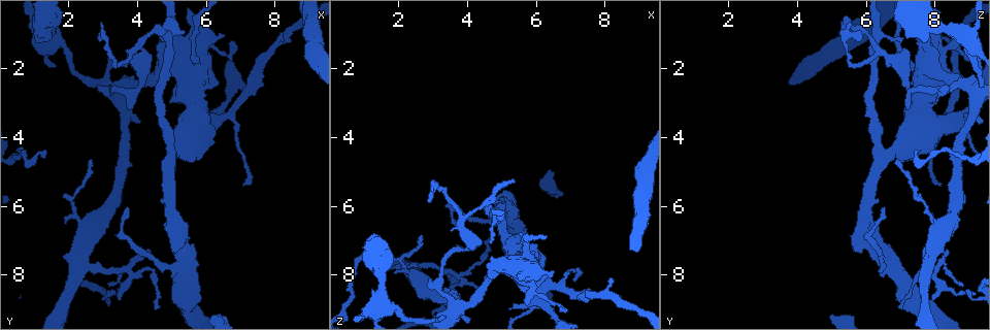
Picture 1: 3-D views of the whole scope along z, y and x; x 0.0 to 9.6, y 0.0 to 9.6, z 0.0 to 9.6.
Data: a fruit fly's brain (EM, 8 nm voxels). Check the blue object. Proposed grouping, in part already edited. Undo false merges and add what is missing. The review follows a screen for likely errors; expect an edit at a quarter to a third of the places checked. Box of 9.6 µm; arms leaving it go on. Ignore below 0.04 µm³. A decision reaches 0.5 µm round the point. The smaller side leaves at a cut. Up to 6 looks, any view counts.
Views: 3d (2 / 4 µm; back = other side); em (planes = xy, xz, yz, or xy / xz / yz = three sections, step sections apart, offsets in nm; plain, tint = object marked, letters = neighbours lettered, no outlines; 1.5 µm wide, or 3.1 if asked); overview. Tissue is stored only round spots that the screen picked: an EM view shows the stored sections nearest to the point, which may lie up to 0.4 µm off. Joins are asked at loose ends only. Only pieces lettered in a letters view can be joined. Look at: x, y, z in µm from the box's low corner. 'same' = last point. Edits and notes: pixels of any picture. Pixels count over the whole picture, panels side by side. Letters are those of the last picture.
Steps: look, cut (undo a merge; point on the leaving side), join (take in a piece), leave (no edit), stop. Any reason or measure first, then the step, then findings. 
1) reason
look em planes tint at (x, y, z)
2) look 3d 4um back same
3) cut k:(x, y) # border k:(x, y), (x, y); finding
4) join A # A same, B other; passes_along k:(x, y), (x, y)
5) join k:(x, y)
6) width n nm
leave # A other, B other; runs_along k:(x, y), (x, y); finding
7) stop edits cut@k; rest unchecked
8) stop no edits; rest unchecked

look em planes letters at (4.45, 7.30, 8.40)

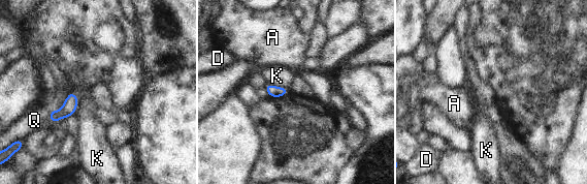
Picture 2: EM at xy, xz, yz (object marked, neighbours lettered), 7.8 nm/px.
longest_contact K 190 nm
leave # A other, D other, K other, Q other; no lettered piece goes on from it

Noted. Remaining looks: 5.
tapers out
look 3d 4um at (2.70, 4.70, 6.90)

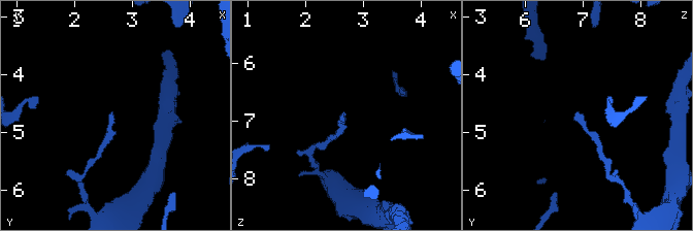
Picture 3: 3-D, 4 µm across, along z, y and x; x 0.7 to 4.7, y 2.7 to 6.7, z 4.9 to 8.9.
now the EM
look em planes plain at (2.65, 4.60, 6.90)

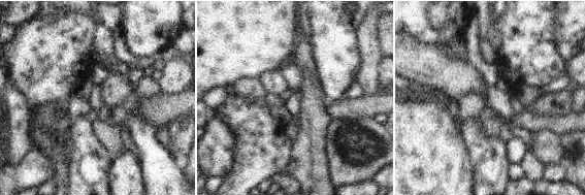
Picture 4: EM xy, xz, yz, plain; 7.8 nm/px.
look em planes letters same

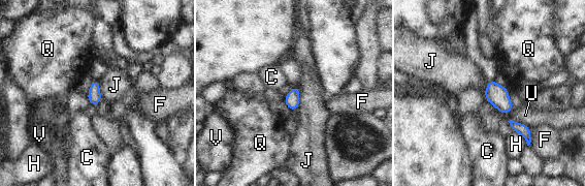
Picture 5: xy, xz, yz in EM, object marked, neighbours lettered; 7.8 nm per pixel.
width 100 nm
leave # C other, F other, H other, J other, Q other, U other, V other; border 5:(297, 86), (298, 106), (295, 110); no lettered piece goes on from it

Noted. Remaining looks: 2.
an open end
look 3d 4um at (3.75, 3.15, 7.20)

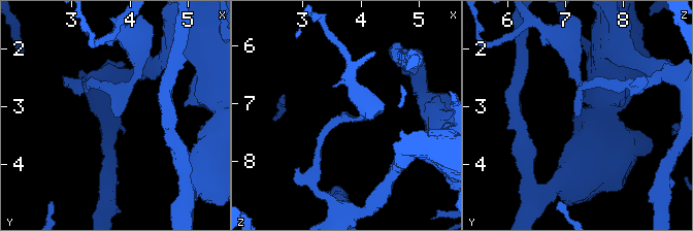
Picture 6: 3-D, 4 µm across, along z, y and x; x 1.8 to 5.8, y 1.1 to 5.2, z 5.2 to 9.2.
need the tissue
look em planes letters at (3.80, 3.20, 7.20)

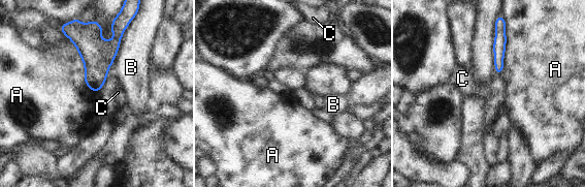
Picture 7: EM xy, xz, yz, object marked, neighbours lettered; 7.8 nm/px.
longest_contact A 380 nm
leave # A other, B other, C other; runs_along 7:(498, 36), (498, 72); no lettered piece goes on from it

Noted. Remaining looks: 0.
stop no edits; rest unchecked

